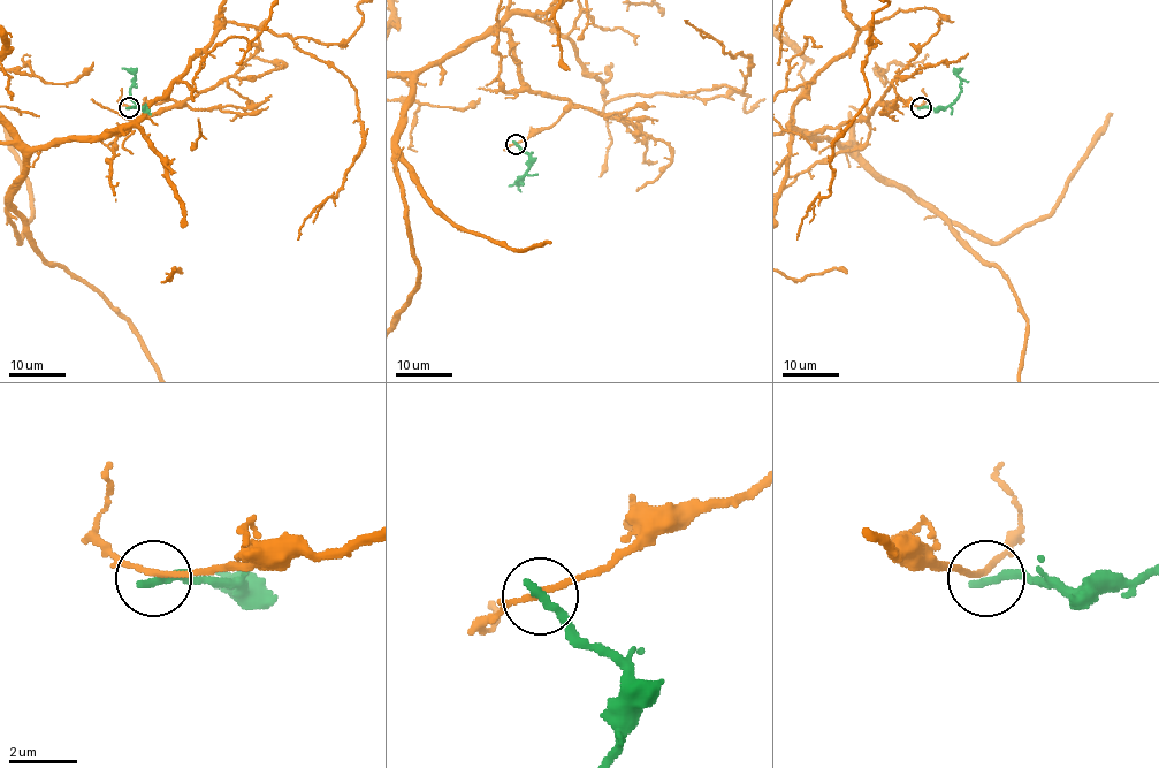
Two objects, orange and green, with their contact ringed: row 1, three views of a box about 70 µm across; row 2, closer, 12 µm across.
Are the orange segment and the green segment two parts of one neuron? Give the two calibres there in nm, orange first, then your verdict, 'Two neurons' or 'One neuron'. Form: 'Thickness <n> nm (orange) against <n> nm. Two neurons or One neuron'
Thickness 150 nm (orange) against 300 nm. Two neurons

